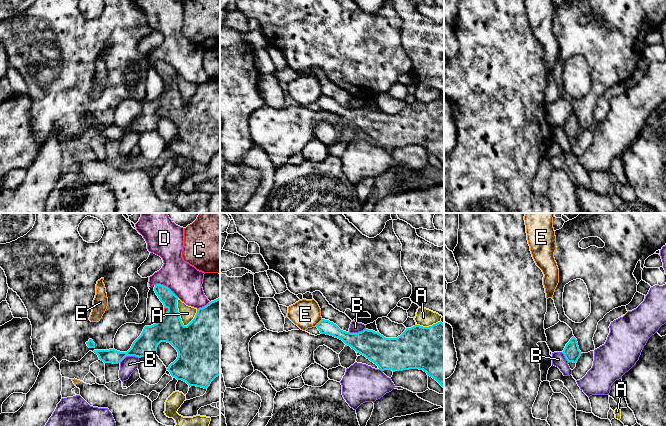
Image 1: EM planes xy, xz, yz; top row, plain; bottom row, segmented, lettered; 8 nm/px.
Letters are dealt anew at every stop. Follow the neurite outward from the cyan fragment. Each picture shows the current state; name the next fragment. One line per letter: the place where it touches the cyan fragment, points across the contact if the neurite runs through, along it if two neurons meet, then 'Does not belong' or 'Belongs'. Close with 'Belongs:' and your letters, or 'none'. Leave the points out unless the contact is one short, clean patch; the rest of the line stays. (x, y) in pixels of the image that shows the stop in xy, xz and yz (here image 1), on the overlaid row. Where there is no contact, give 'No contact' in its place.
A: Touches cyan at xy (178, 313). Does not belong
B: Touches cyan at xy (128, 355). Does not belong
C: Touches cyan at xy (167, 311). Boundary: xy (167, 307), (164, 314). Does not belong
D: Touches cyan at xy (167, 287). Does not belong
E: Touches cyan at xz (318, 323). Boundary: xz (322, 319), (316, 326). Does not belong
Belongs: none

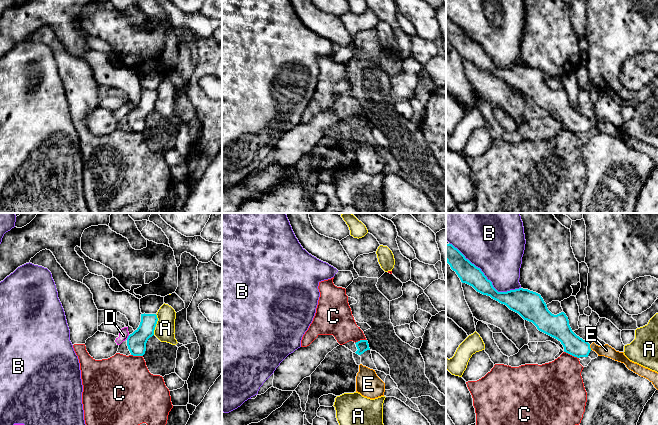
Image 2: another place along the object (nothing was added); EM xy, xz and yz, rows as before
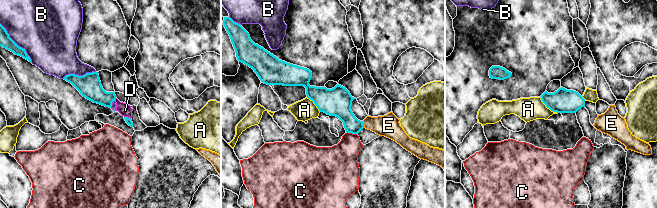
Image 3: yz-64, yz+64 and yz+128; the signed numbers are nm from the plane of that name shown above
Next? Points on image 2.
A: Touches cyan at xy (156, 323). Boundary: xy (156, 314), (157, 321), (153, 334). Does not belong
B: Touches cyan at yz (485, 276). Does not belong
C: Touches cyan at yz (571, 354). Boundary: yz (564, 351), (578, 358). Does not belong
D: Touches cyan at xy (128, 337). Does not belong
E: Touches cyan at yz (589, 347). Path across: yz (574, 345), (577, 347), (589, 347), (606, 350). Belongs
Belongs: E

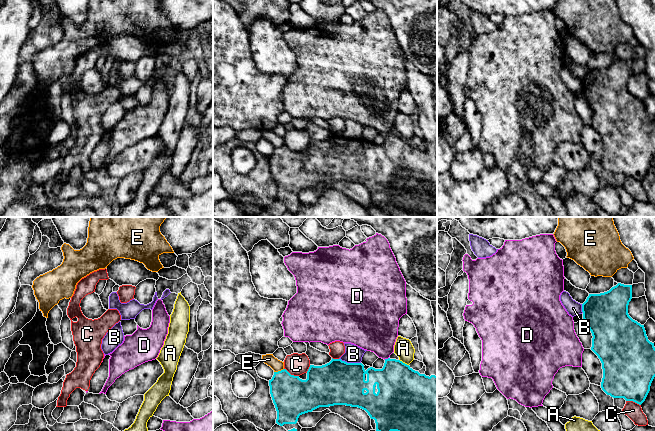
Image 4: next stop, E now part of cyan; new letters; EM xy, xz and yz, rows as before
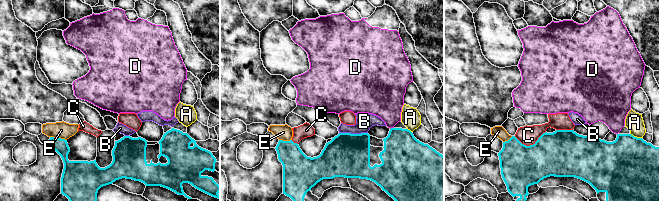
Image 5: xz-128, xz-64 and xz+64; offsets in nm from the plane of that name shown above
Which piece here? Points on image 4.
A: Touches cyan at xz (404, 363). Boundary: xz (399, 359), (408, 365). Does not belong
B: Touches cyan at xz (350, 363). Boundary: xz (339, 358), (347, 362), (360, 363). Does not belong
C: Touches cyan at xz (290, 374). Does not belong
D: Touches cyan at xz (386, 359). Boundary: xz (388, 357), (384, 359). Does not belong
E: Touches cyan at xz (278, 371). Boundary: xz (283, 368), (274, 372). Does not belong
Belongs: none

